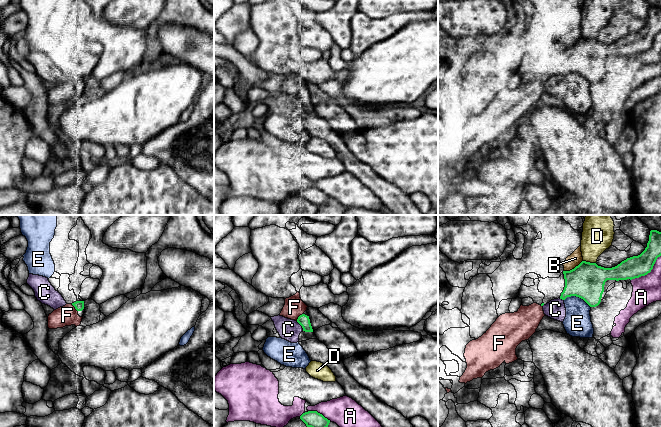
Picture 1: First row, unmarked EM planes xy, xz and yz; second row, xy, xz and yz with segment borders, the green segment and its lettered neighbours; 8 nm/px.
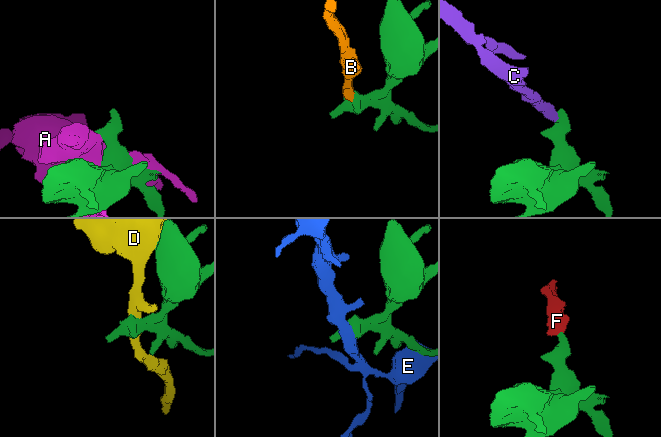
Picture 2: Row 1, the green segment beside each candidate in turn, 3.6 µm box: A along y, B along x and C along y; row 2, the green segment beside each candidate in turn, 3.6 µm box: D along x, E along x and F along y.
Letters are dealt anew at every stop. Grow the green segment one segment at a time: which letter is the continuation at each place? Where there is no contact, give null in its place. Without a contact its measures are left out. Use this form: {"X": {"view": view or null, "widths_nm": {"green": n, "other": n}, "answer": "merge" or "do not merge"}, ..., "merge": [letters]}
{"A": {"view": "xz", "widths_nm": {"green": 130, "other": 240}, "answer": "do not merge"}, "B": {"view": "yz", "widths_nm": {"green": 280, "other": 100}, "answer": "do not merge"}, "C": {"view": "xz", "widths_nm": {"green": 90, "other": 170}, "answer": "do not merge"}, "D": {"view": "yz", "widths_nm": {"green": 280, "other": 260}, "answer": "do not merge"}, "E": {"view": "yz", "widths_nm": {"green": 280, "other": 220}, "answer": "do not merge"}, "F": {"view": "xz", "widths_nm": {"green": 90, "other": 160}, "answer": "merge"}, "merge": ["F"]}

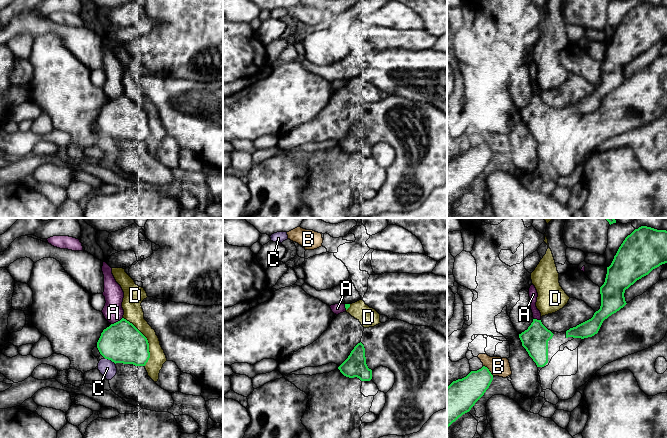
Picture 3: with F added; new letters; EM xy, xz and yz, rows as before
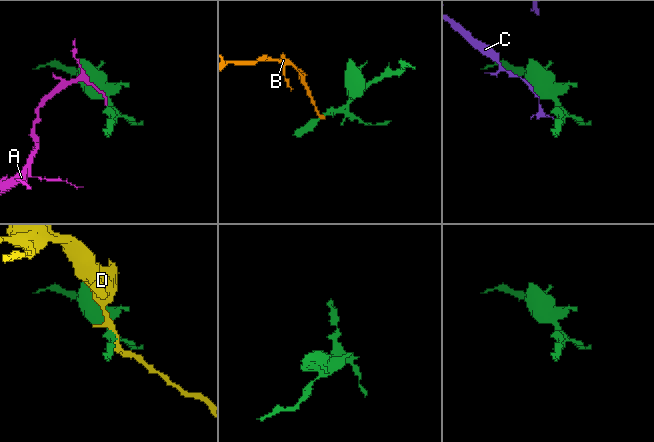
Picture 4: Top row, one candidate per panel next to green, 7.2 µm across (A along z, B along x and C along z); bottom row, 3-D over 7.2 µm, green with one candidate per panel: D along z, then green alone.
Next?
{"A": {"view": "xy", "widths_nm": {"green": 320, "other": 160}, "answer": "do not merge"}, "B": {"view": "yz", "widths_nm": {"green": 220, "other": 150}, "answer": "do not merge"}, "C": {"view": "xy", "widths_nm": {"green": 320, "other": 140}, "answer": "do not merge"}, "D": {"view": "xy", "widths_nm": {"green": 320, "other": 150}, "answer": "do not merge"}, "merge": []}

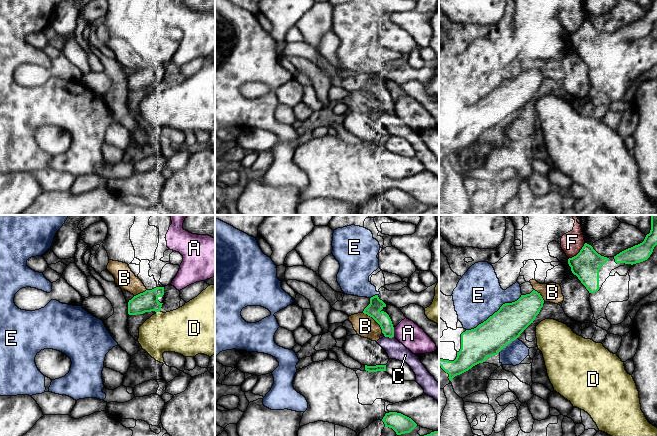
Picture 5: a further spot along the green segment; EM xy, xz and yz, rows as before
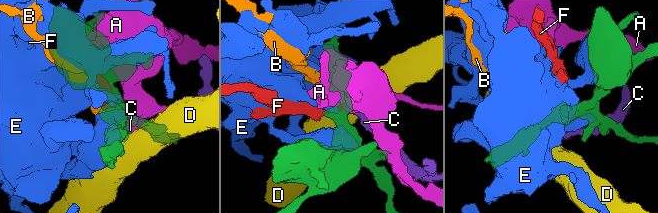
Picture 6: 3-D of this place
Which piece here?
{"A": {"view": "xz", "widths_nm": {"green": 110, "other": 200}, "answer": "do not merge"}, "B": {"view": "xz", "widths_nm": {"green": 110, "other": 170}, "answer": "do not merge"}, "C": {"view": "xz", "widths_nm": {"green": 110, "other": 140}, "answer": "do not merge"}, "D": {"view": "xy", "widths_nm": {"green": 160, "other": 360}, "answer": "do not merge"}, "E": {"view": "yz", "widths_nm": {"green": 280, "other": 380}, "answer": "do not merge"}, "F": {"view": "yz", "widths_nm": {"green": 220, "other": 180}, "answer": "do not merge"}, "merge": []}

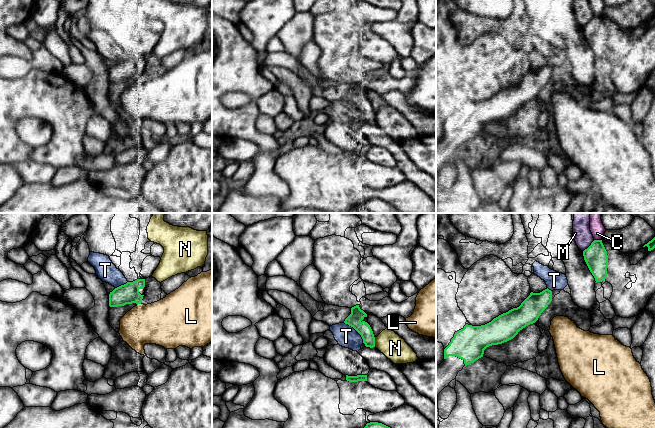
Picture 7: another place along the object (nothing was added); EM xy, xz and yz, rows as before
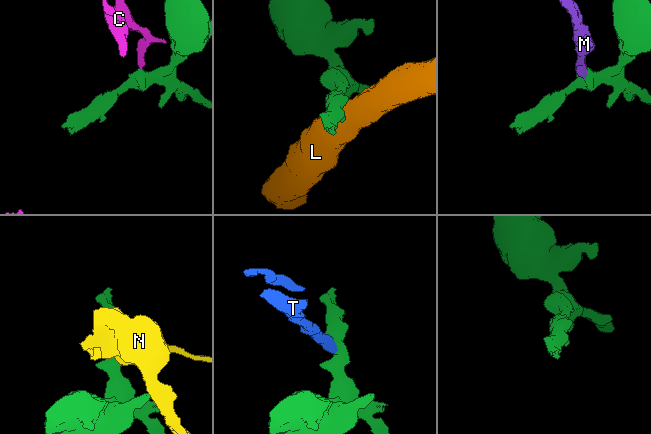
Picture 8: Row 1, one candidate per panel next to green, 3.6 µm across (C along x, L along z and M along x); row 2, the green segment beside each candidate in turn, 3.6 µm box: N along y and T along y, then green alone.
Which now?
{"C": {"view": "yz", "widths_nm": {"green": 190, "other": 120}, "answer": "do not merge"}, "L": {"view": "xy", "widths_nm": {"green": 160, "other": 360}, "answer": "do not merge"}, "M": {"view": "yz", "widths_nm": {"green": 190, "other": 150}, "answer": "do not merge"}, "N": {"view": "xz", "widths_nm": {"green": 110, "other": 200}, "answer": "do not merge"}, "T": {"view": "xz", "widths_nm": {"green": 110, "other": 170}, "answer": "do not merge"}, "merge": []}

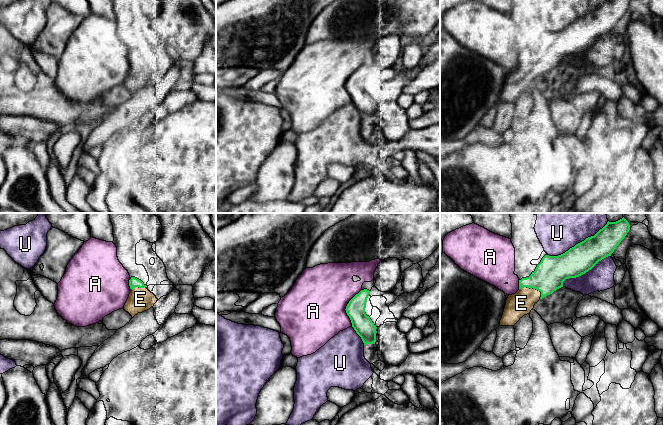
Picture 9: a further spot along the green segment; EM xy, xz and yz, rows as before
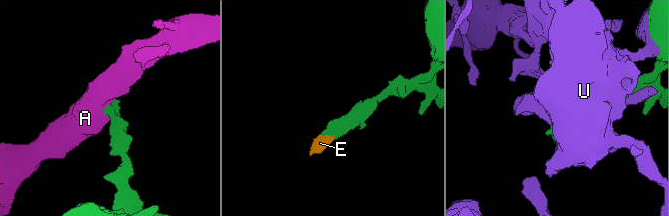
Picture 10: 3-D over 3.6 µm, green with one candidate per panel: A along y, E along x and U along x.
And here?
{"A": {"view": "xz", "widths_nm": {"green": 160, "other": 480}, "answer": "do not merge"}, "E": {"view": "yz", "widths_nm": {"green": 260, "other": 200}, "answer": "merge"}, "U": {"view": "yz", "widths_nm": {"green": 240, "other": 480}, "answer": "do not merge"}, "merge": ["E"]}

